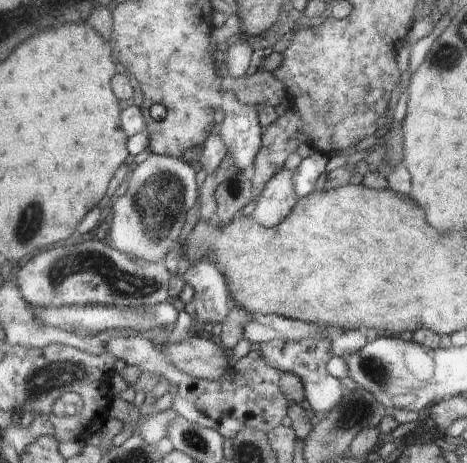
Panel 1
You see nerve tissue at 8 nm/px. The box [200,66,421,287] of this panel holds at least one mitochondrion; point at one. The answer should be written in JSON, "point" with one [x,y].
{"point":[236,188]}

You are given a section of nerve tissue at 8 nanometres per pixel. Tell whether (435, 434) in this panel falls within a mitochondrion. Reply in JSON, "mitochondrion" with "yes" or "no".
{"mitochondrion":"no"}

